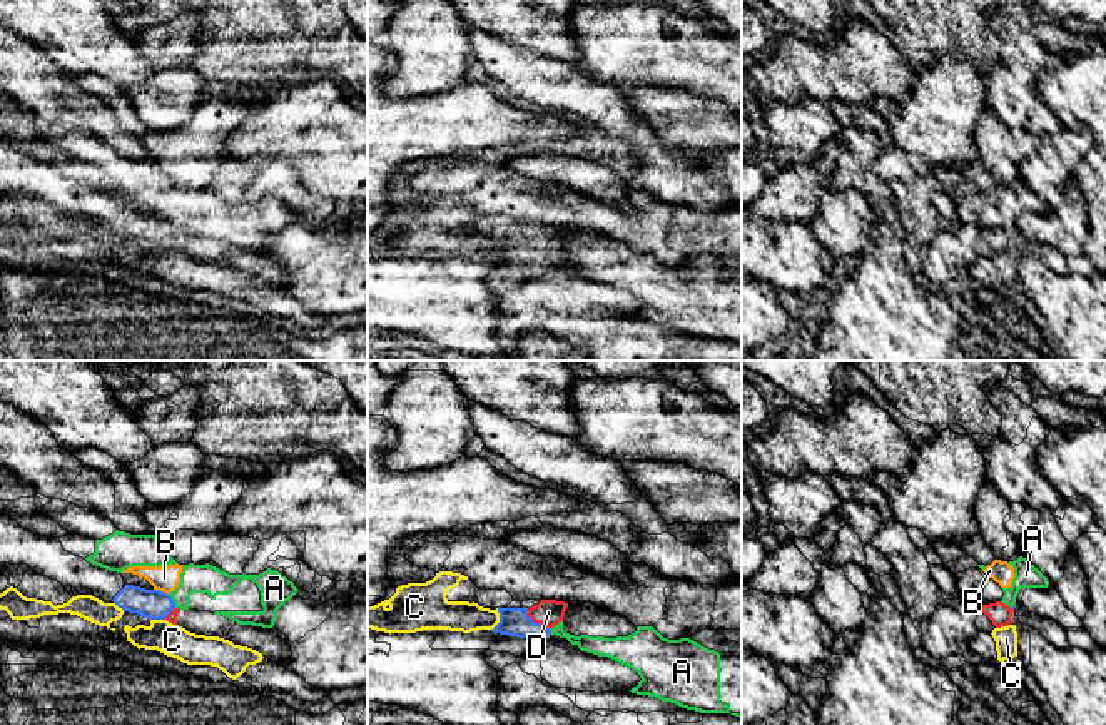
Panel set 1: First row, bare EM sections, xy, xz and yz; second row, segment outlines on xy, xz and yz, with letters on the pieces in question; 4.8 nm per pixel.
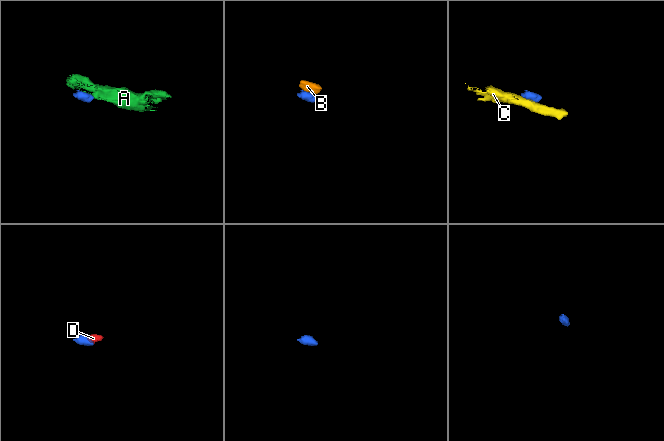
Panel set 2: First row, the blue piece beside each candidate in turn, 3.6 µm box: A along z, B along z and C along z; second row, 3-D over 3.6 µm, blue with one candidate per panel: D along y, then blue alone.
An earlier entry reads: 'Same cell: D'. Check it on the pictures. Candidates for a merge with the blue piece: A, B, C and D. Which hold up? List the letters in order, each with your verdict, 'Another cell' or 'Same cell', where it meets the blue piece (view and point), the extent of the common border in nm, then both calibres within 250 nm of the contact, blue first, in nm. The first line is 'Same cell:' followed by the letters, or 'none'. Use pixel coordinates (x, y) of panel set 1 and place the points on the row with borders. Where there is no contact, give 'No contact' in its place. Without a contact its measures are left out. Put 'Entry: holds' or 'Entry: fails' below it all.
Same cell: D
A: Another cell. Touches blue at xy (172, 602). Shared border 80 nm. Thickness 140 nm (blue) against 140 nm
B: Another cell. Touches blue at xy (161, 592). Shared border 80 nm. Thickness 140 nm (blue) against 130 nm
C: Another cell. Touches blue at xz (500, 620). Shared border 120 nm. Thickness 140 nm (blue) against 150 nm
D: Same cell. Touches blue at xz (533, 622). Shared border 150 nm. Thickness 140 nm (blue) against 130 nm
Entry: holds

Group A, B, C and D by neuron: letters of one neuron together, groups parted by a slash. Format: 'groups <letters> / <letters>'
groups A B / C / D

